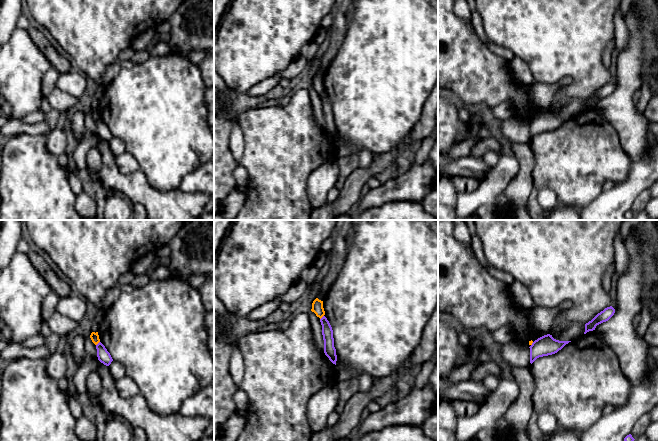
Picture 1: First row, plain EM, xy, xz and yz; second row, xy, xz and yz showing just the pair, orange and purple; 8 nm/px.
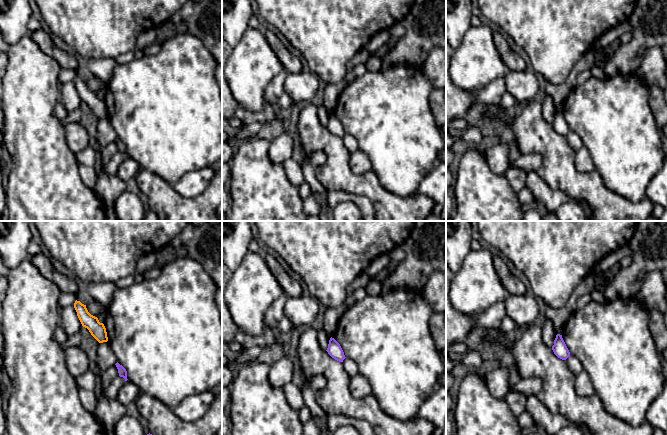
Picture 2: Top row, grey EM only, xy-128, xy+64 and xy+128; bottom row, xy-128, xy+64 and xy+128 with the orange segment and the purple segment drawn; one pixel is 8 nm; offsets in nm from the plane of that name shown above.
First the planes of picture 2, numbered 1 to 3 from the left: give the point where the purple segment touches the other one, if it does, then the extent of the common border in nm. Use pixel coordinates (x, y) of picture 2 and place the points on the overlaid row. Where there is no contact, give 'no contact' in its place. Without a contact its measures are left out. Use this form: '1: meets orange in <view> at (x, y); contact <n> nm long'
1: no contact
2: no contact
3: no contact

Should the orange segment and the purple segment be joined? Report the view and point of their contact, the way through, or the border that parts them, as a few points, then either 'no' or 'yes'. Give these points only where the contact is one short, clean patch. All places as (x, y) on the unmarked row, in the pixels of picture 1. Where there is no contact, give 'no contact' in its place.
xy (98, 118) | along xy (99, 117), (96, 121) | no

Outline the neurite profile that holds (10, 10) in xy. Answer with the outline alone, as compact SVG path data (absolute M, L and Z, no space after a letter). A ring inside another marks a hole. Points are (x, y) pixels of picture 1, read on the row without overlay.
M0 0L0 44L5 44L22 15L21 0Z

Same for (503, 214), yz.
M513 207L510 210L498 209L497 218L501 220L514 220Z

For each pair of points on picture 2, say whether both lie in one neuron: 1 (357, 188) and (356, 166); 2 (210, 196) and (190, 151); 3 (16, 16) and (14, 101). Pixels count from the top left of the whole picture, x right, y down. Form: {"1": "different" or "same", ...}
{"1": "different", "2": "different", "3": "different"}

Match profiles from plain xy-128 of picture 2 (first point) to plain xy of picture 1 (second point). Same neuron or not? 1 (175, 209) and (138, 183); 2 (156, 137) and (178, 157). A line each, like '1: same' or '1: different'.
1: same
2: same

